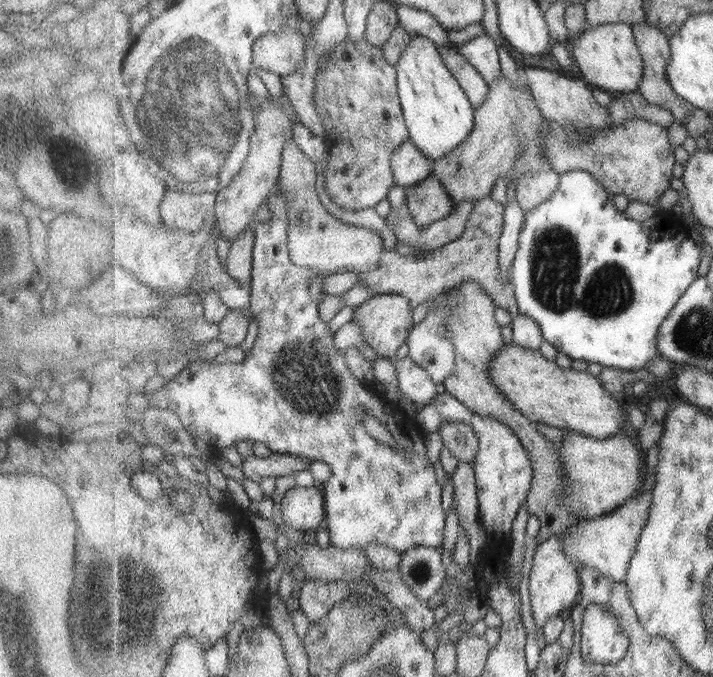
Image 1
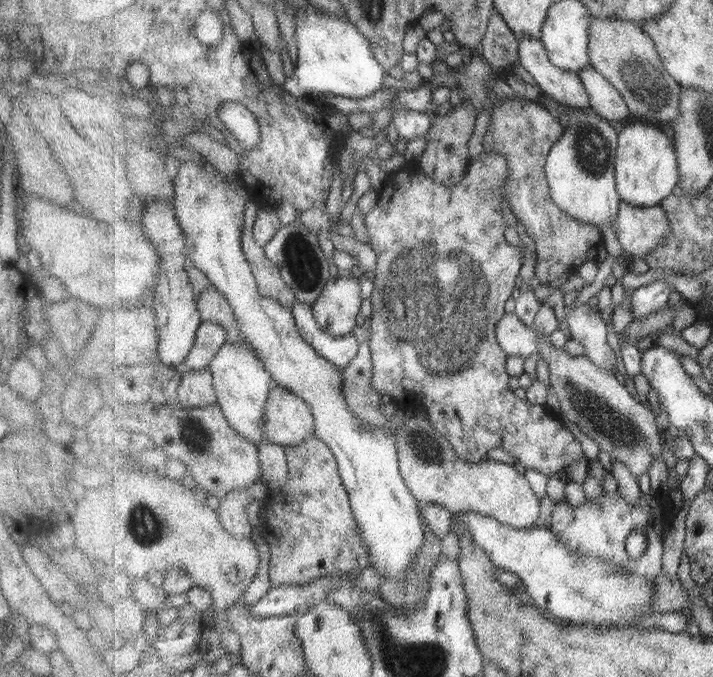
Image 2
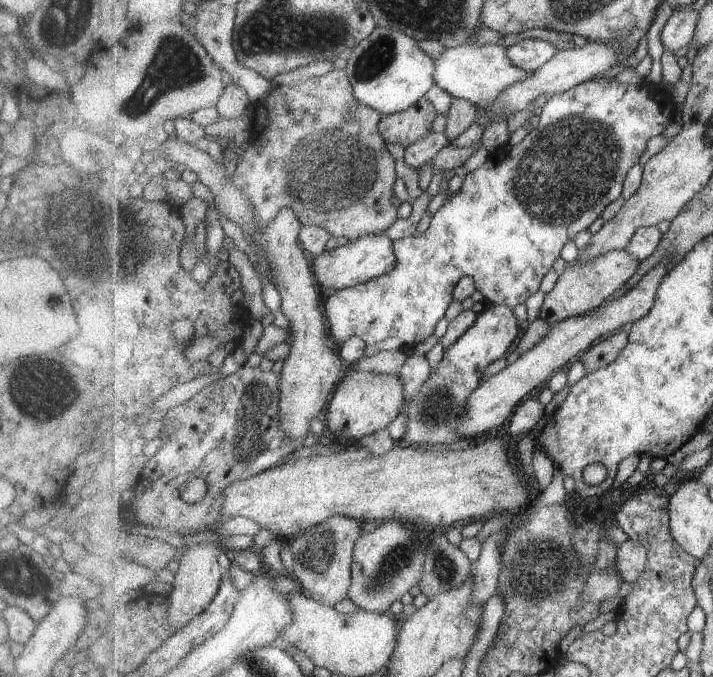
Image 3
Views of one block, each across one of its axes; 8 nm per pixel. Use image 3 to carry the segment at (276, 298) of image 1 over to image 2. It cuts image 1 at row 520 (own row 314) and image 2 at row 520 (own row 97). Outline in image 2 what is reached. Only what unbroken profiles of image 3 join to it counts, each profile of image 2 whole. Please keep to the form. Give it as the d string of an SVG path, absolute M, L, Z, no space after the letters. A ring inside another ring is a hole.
M611 470L601 483L605 494L599 496L597 500L587 498L586 502L577 507L565 499L556 503L551 512L551 529L561 537L567 547L571 547L580 556L597 556L606 562L622 564L623 569L629 569L631 573L655 582L659 575L663 574L665 531L671 527L676 512L673 512L667 496L652 489L647 494L641 495L637 504L627 504L621 498L617 480ZM635 530L643 530L649 540L645 555L638 560L633 560L627 551L627 538Z

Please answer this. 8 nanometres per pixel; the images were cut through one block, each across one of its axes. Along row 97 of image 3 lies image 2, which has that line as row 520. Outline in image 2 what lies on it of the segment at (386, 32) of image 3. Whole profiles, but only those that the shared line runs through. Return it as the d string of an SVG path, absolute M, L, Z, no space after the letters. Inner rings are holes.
M189 160L181 162L178 168L178 173L174 178L175 183L175 199L174 206L177 210L177 216L179 218L179 224L183 226L183 232L186 233L187 244L186 244L186 254L189 258L190 265L195 266L199 271L203 272L207 279L210 281L213 287L220 292L230 301L233 306L236 318L238 319L239 329L245 334L246 340L252 345L254 350L256 350L257 357L263 360L265 368L271 373L271 377L276 384L282 387L287 387L287 389L297 393L299 397L303 397L307 403L313 408L313 413L315 414L315 436L327 443L331 450L335 453L338 460L339 470L342 473L343 484L346 485L347 492L350 494L351 506L355 512L355 518L357 518L359 528L361 528L361 536L363 542L367 544L367 551L370 553L370 563L379 570L381 576L387 576L387 578L393 578L397 582L403 582L407 580L407 570L411 568L411 564L414 563L418 553L421 551L423 542L425 542L425 525L423 525L423 516L421 507L422 504L419 502L418 497L411 492L410 485L407 484L406 480L403 478L402 469L400 468L399 460L399 450L397 448L397 436L393 428L383 428L383 427L371 427L370 425L363 425L362 421L354 416L353 413L347 409L347 398L346 393L343 392L343 372L335 364L329 362L323 356L320 356L309 342L303 339L300 334L299 327L296 325L296 319L294 318L294 313L291 309L286 308L285 305L281 305L270 297L262 296L261 292L258 290L258 281L253 273L253 268L249 260L247 260L246 252L243 250L243 224L245 224L245 212L247 202L251 202L251 195L247 194L247 190L244 189L244 184L235 188L235 185L227 179L224 173L219 172L211 162L203 160Z

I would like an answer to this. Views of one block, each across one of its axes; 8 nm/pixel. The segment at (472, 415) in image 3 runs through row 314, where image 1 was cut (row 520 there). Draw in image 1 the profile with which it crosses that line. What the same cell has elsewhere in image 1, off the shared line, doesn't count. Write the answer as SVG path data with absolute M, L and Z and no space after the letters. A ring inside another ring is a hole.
M654 485L649 493L641 495L640 491L610 515L583 519L582 523L573 525L565 536L561 536L562 547L566 549L571 563L577 569L584 564L584 566L596 568L605 577L610 577L614 581L625 582L633 556L639 550L638 542L650 515L653 493Z

